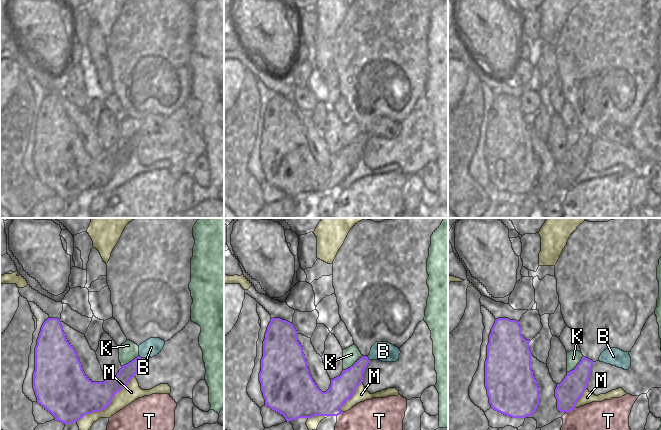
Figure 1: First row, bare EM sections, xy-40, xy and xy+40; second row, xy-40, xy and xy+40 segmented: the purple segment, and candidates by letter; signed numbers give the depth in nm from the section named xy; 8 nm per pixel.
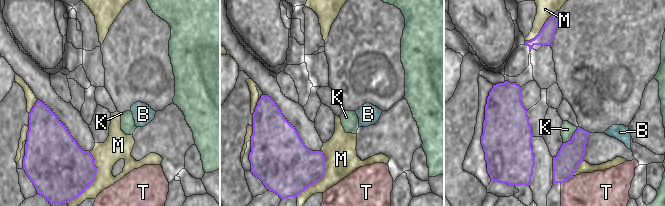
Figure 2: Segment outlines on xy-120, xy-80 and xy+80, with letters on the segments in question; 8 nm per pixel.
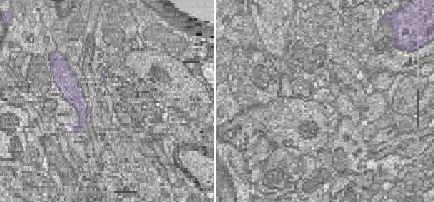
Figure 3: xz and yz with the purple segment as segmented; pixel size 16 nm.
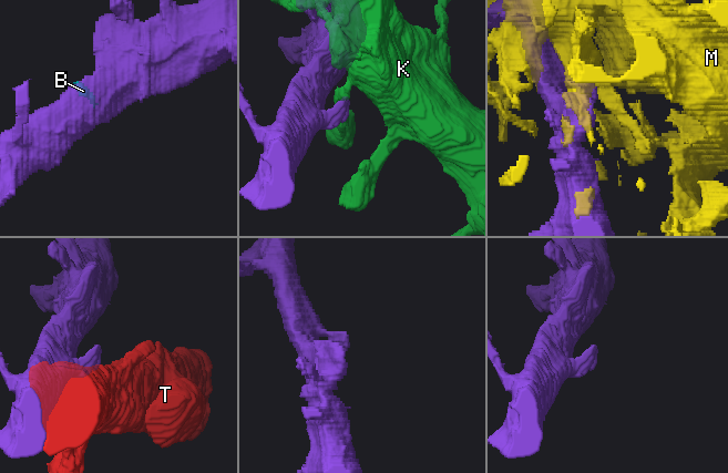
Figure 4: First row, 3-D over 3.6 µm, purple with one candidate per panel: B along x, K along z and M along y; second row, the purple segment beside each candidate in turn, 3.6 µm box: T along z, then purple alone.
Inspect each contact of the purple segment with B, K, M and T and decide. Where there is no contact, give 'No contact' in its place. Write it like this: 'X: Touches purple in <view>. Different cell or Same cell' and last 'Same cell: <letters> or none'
B: Touches purple in xy. Different cell
K: Touches purple in xy. Different cell
M: Touches purple in xy-40. Different cell
T: Touches purple in xy+40. Different cell
Same cell: none

